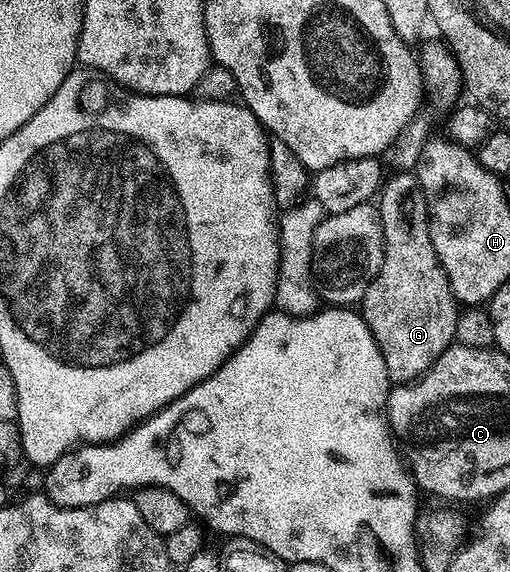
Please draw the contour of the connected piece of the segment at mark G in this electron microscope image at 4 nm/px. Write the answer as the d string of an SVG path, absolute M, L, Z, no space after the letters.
M396 173L378 192L384 234L382 265L362 300L362 314L386 361L393 384L411 383L429 371L456 338L458 304L434 253L428 228L428 202L412 173Z

